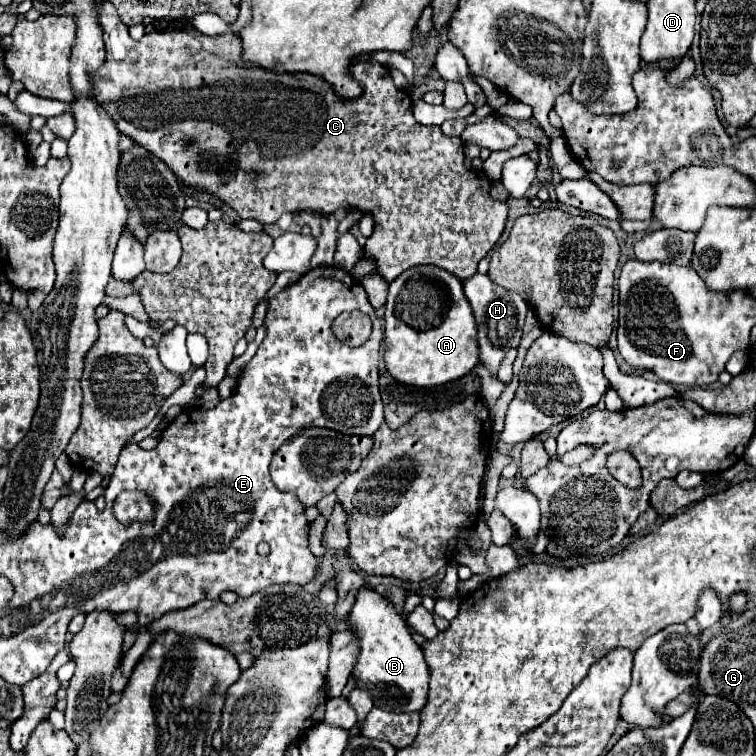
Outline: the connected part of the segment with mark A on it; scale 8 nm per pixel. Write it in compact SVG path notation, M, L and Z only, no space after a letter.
M414 266L392 284L384 314L384 362L392 378L410 386L440 386L478 364L476 320L456 276L438 266Z

